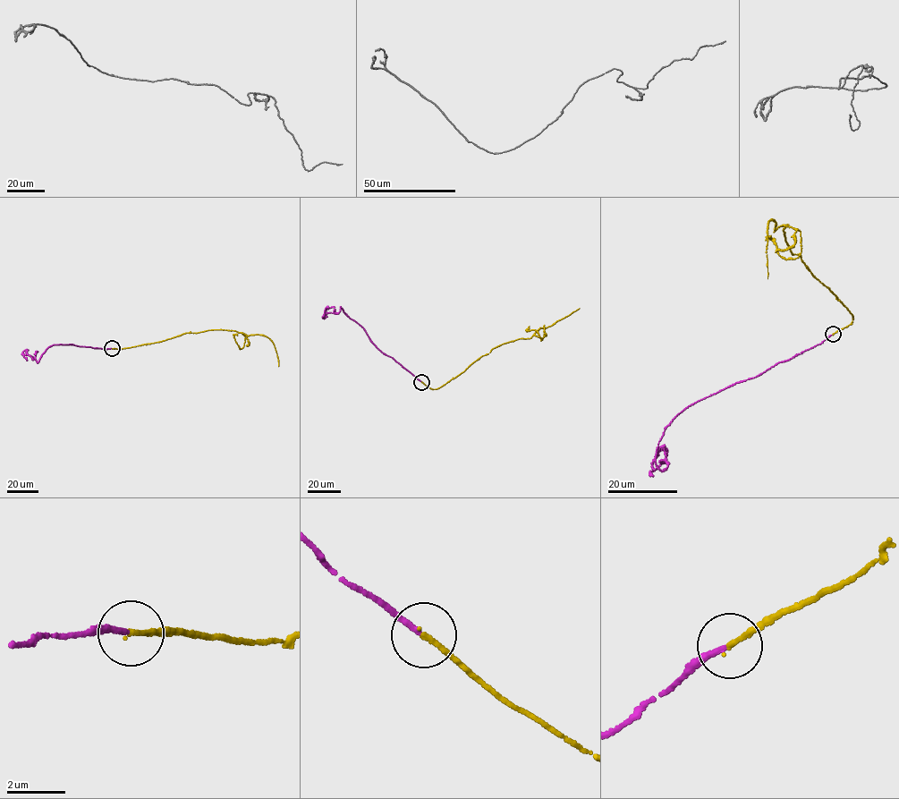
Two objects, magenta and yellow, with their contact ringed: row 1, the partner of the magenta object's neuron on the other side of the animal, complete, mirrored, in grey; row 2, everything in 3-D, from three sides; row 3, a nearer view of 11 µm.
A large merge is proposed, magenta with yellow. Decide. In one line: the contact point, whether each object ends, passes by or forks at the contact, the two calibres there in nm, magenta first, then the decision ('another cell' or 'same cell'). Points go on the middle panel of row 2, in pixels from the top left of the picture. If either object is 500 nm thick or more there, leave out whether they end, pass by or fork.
at (421, 382); magenta ends there; yellow ends there; 180 nm thick on the magenta side, 170 nm on the other; same cell

